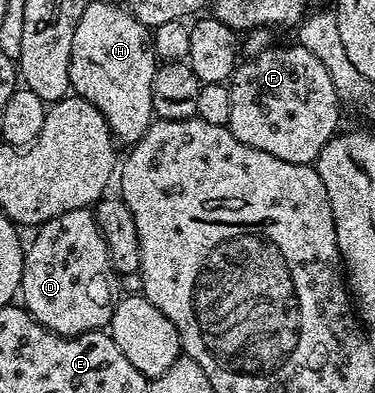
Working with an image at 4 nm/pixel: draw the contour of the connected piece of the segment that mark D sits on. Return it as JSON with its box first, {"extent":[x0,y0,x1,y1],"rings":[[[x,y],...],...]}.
{"extent":[19,208,121,335],"rings":[[[81,208],[72,210],[68,213],[60,214],[59,217],[52,218],[51,221],[41,224],[36,230],[36,235],[26,248],[23,265],[23,277],[21,278],[21,289],[19,292],[22,306],[35,321],[39,321],[39,325],[43,325],[48,331],[54,331],[56,335],[82,335],[88,331],[100,331],[108,328],[117,302],[121,298],[120,280],[110,261],[109,247],[106,245],[104,237],[100,229],[98,229],[96,214],[90,208]]]}

